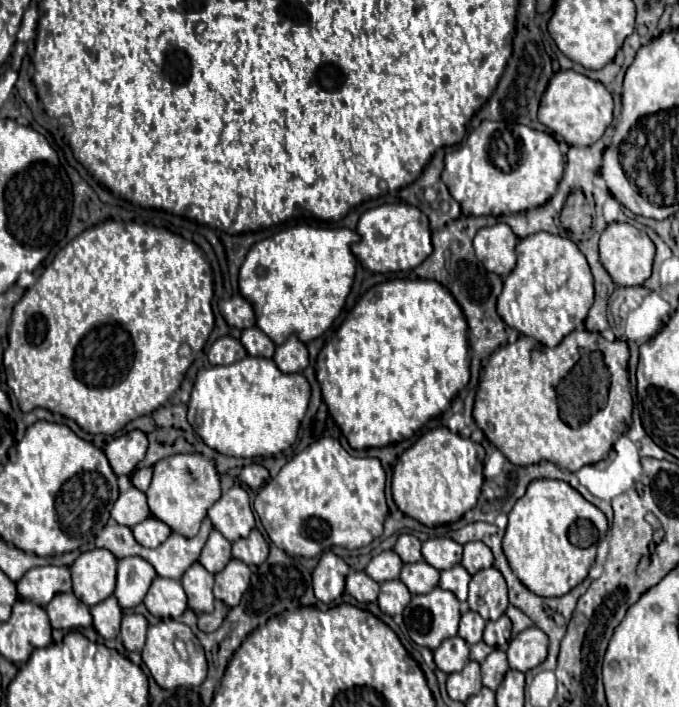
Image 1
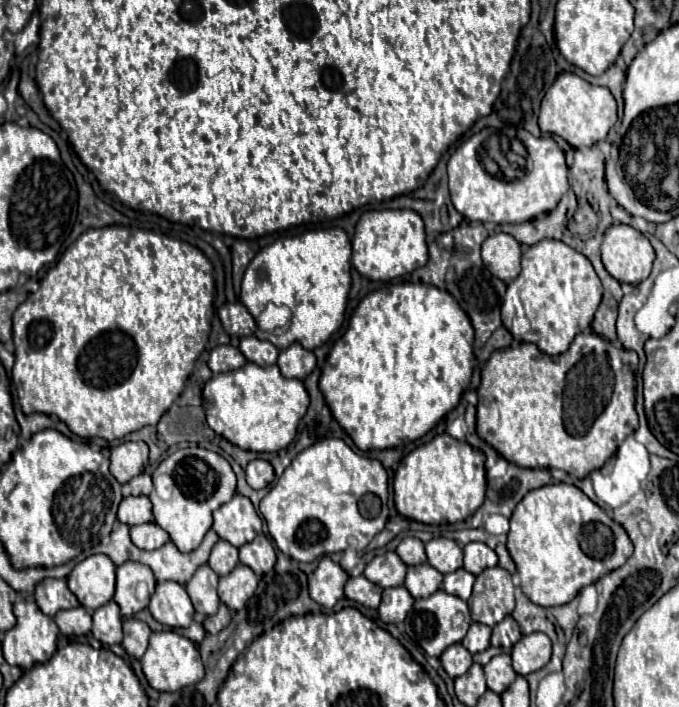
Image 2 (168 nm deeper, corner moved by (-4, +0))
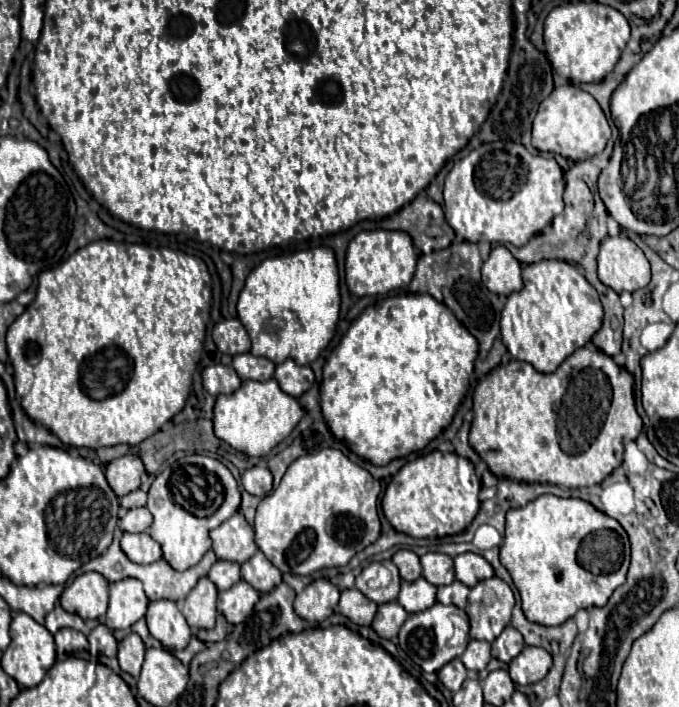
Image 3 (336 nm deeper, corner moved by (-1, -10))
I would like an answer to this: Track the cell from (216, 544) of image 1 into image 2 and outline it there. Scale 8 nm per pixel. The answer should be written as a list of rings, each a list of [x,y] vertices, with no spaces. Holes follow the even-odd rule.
[[[218,540],[216,546],[212,548],[208,566],[218,574],[218,576],[226,576],[230,574],[238,564],[238,548],[234,548],[232,544]]]

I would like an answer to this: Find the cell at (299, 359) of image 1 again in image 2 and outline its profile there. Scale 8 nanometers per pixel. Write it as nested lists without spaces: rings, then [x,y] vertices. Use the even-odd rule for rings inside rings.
[[[292,344],[280,352],[278,368],[284,378],[304,380],[316,368],[316,358],[310,350],[302,348],[300,344]]]

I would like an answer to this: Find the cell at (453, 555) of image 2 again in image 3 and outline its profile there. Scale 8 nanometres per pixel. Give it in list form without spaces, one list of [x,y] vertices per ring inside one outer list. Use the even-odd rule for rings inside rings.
[[[427,552],[425,556],[421,556],[421,566],[423,566],[423,578],[435,586],[451,584],[455,580],[453,558],[447,554]]]

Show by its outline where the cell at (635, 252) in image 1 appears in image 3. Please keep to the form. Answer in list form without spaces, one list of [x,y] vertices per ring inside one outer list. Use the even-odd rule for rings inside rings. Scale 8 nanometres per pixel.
[[[611,216],[607,228],[608,236],[601,242],[601,252],[597,256],[599,280],[617,294],[645,288],[651,280],[651,268],[643,250],[629,240]]]

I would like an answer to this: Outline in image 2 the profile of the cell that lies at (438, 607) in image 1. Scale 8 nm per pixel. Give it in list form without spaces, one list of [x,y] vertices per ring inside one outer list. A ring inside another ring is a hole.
[[[438,590],[432,596],[420,598],[414,602],[414,608],[406,616],[406,634],[412,640],[416,640],[428,656],[438,658],[448,646],[460,642],[466,636],[470,624],[472,624],[472,620],[470,620],[468,604],[458,596],[452,596],[444,590]]]

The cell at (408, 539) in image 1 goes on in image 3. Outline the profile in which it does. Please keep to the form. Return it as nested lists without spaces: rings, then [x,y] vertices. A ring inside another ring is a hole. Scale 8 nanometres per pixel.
[[[399,550],[393,556],[393,564],[399,568],[403,580],[417,580],[421,576],[419,556],[411,550]]]

